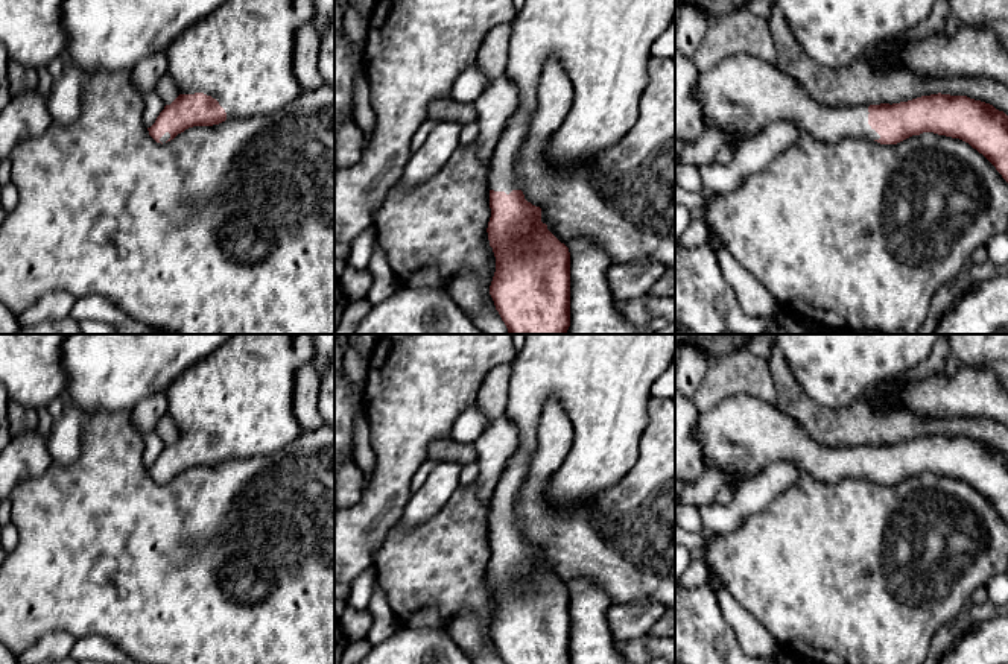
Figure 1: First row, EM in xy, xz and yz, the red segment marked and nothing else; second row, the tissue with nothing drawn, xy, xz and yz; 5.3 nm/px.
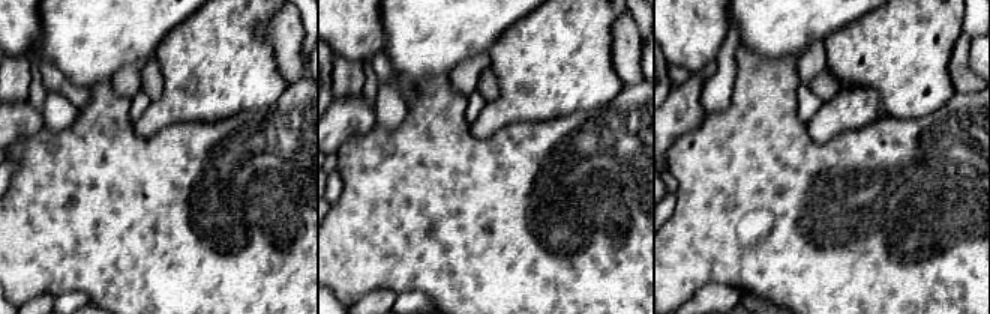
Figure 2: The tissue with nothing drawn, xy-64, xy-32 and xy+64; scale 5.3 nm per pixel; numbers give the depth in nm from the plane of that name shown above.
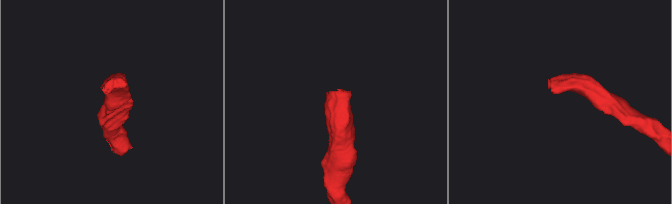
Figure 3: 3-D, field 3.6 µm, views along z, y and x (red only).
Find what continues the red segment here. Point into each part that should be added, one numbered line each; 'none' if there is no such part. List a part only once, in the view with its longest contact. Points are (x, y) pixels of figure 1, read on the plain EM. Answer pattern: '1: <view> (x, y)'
1: xz (592, 641)

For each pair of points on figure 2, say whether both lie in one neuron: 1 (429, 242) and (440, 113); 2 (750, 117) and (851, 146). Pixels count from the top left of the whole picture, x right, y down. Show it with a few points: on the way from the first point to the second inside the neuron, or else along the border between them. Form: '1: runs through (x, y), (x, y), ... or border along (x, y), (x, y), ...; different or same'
1: runs through (429, 211), (429, 181), (435, 144); same
2: runs through (776, 143), (785, 152), (825, 152); same

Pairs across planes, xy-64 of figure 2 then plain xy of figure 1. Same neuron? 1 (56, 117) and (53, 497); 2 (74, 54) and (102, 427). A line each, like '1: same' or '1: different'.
1: different
2: different

